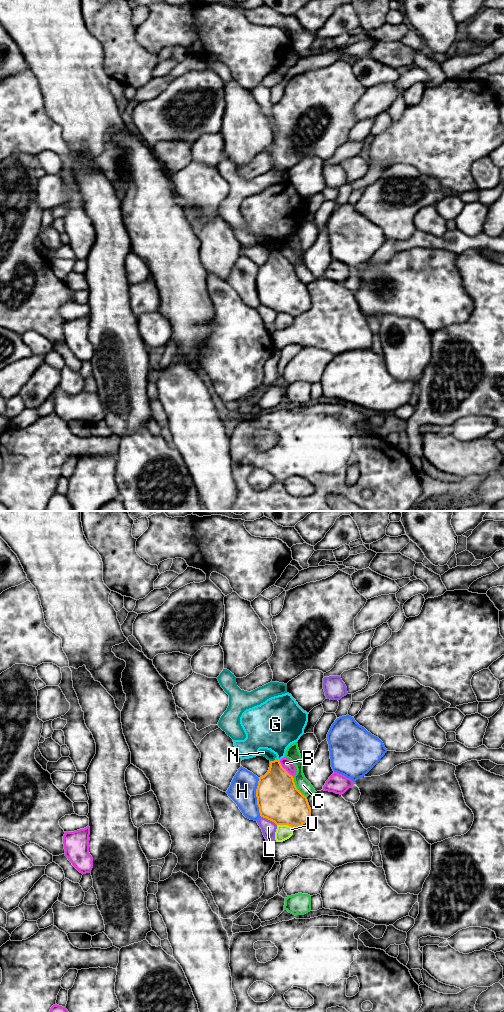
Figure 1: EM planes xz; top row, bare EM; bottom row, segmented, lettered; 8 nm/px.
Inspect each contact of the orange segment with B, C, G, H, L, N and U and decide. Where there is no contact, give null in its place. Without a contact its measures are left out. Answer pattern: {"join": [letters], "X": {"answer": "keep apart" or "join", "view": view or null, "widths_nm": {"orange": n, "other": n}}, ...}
{"join": [], "B": {"answer": "keep apart", "view": "xz", "widths_nm": {"orange": 340, "other": 90}}, "C": {"answer": "keep apart", "view": "xz", "widths_nm": {"orange": 340, "other": 110}}, "G": {"answer": "keep apart", "view": "xz", "widths_nm": {"orange": 320, "other": 340}}, "H": {"answer": "keep apart", "view": "xz", "widths_nm": {"orange": 340, "other": 220}}, "L": {"answer": "keep apart", "view": "xz", "widths_nm": {"orange": 340, "other": 120}}, "N": {"answer": "keep apart", "view": "xz", "widths_nm": {"orange": 320, "other": 70}}, "U": {"answer": "keep apart", "view": "xz", "widths_nm": {"orange": 340, "other": 130}}}

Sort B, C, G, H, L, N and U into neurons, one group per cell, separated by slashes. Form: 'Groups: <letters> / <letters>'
Groups: B / C / G / H / L / N / U

